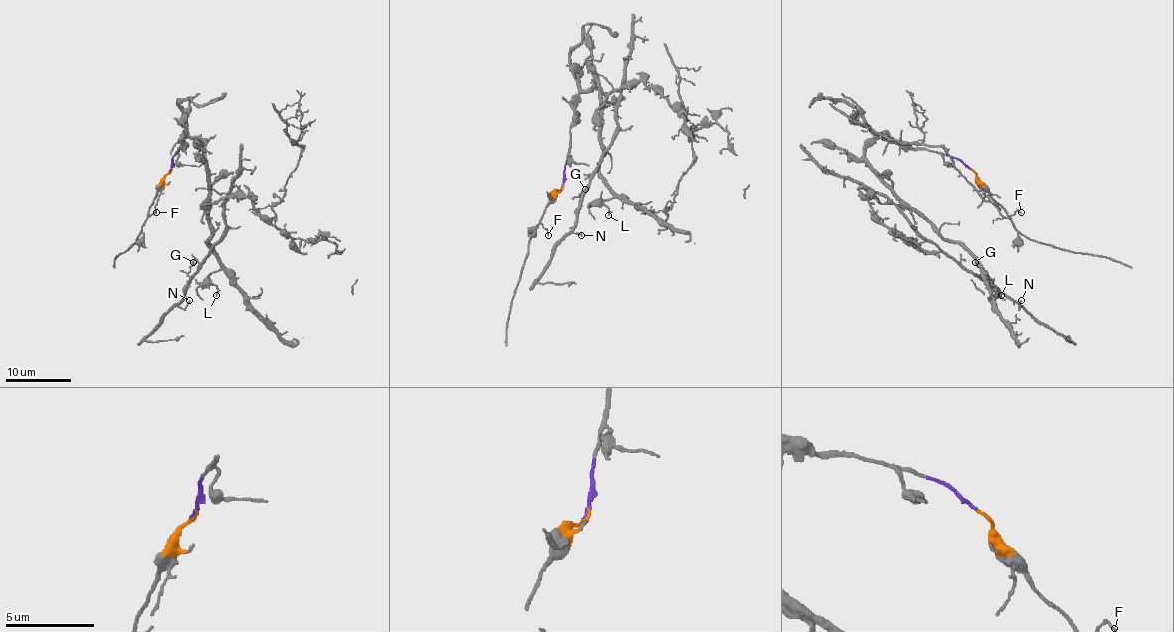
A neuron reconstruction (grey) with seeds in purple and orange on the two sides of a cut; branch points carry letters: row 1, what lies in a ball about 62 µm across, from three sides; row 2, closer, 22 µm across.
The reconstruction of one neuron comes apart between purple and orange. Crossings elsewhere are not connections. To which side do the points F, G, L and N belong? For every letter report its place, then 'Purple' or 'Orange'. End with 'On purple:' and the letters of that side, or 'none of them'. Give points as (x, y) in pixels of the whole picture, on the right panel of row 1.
F: Place: (1021, 212). Orange
G: Place: (975, 262). Purple
L: Place: (1001, 295). Purple
N: Place: (1021, 300). Purple
On purple: G, L, N

